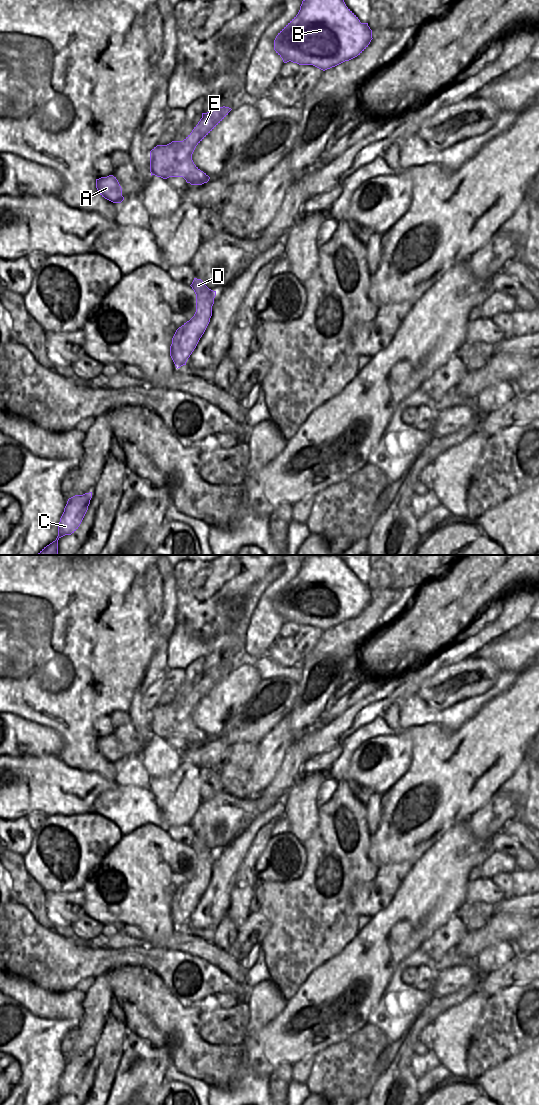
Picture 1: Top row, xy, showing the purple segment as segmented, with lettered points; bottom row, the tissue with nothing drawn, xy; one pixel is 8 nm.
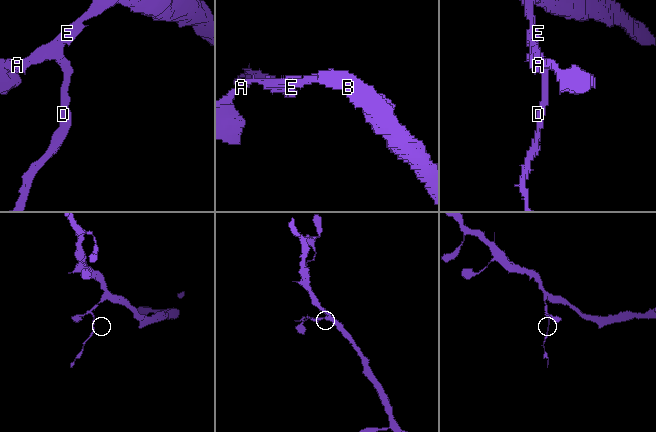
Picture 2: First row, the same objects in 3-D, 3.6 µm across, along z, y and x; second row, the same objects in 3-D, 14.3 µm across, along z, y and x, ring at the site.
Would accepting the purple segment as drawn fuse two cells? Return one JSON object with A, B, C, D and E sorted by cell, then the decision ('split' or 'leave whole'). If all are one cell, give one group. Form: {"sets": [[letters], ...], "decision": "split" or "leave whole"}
{"sets": [["A", "B", "E"], ["C", "D"]], "decision": "split"}

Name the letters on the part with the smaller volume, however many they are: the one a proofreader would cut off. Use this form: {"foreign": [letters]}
{"foreign": ["C", "D"]}

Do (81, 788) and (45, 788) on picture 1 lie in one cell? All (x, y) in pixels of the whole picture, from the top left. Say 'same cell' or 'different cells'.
same cell

